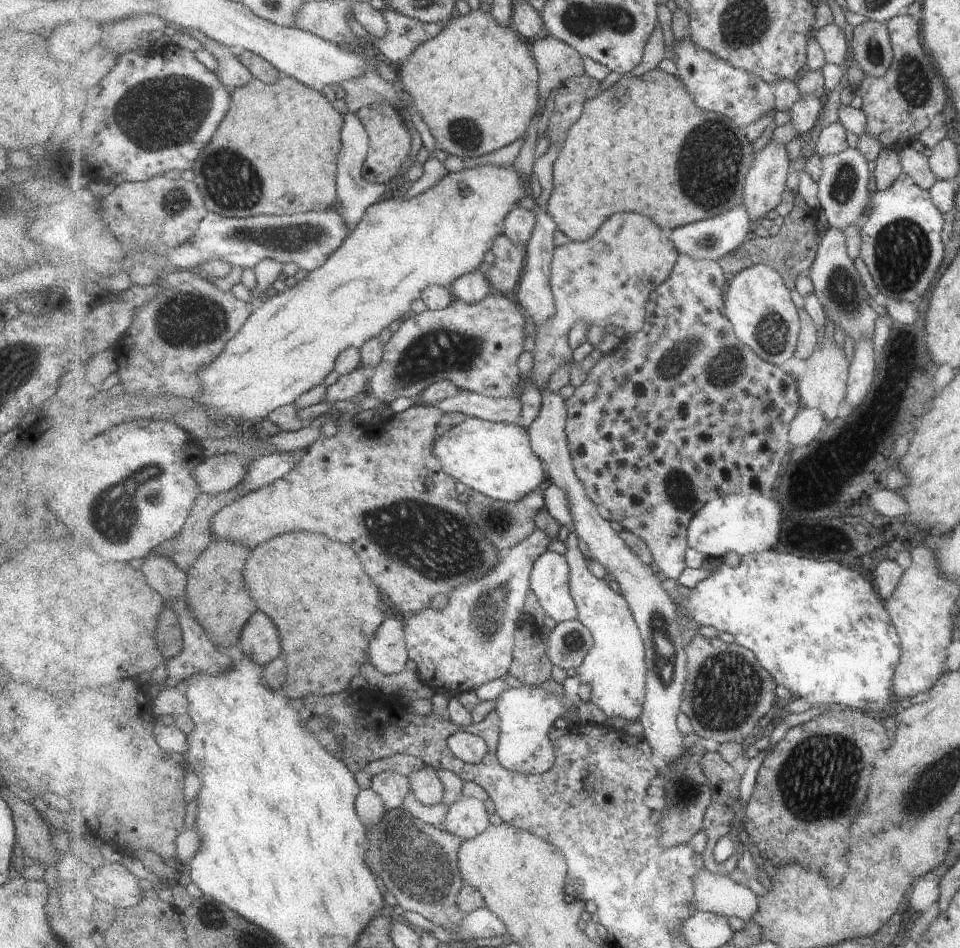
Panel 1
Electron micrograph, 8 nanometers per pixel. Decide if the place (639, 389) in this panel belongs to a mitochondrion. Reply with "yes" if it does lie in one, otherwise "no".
no

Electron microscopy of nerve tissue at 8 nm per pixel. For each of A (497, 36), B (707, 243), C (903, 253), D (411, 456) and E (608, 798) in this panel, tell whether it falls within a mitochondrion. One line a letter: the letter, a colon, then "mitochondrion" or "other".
A: other
B: mitochondrion
C: mitochondrion
D: other
E: other

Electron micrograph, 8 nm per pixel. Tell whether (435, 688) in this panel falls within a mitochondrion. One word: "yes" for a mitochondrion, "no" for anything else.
no

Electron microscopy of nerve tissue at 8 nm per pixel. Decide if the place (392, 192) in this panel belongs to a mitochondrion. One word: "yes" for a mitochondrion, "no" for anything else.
no

